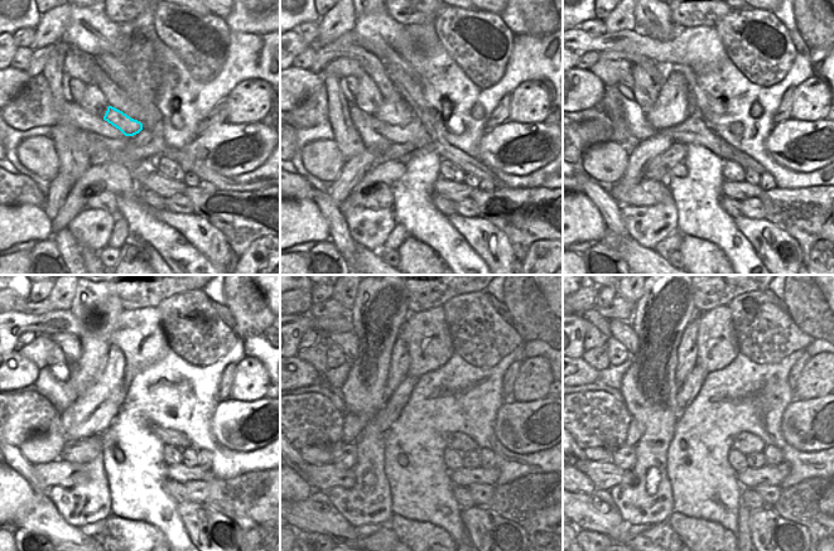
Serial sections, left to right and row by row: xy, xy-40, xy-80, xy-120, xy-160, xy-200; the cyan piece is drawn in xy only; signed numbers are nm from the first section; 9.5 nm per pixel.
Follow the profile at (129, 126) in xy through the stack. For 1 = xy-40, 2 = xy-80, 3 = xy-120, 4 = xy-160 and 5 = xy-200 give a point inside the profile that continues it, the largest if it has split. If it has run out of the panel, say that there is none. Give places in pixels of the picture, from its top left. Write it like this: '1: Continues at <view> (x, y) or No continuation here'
1: Continues at xy-40 (394, 111)
2: Continues at xy-80 (675, 102)
3: Continues at xy-120 (114, 376)
4: Continues at xy-160 (399, 362)
5: Continues at xy-200 (687, 351).

